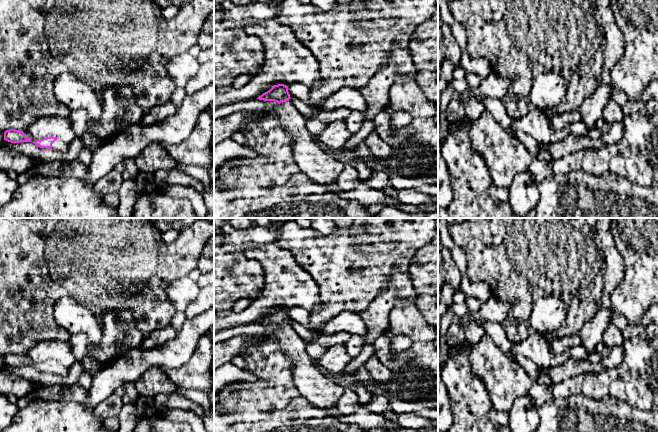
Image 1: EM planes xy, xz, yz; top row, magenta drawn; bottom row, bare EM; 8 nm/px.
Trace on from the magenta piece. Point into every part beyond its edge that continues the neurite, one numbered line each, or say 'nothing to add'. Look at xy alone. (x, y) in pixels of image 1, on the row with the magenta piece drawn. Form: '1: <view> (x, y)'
1: xy (60, 146)

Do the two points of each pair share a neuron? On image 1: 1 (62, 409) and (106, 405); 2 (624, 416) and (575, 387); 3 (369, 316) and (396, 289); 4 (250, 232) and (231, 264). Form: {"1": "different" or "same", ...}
{"1": "different", "2": "different", "3": "same", "4": "different"}

